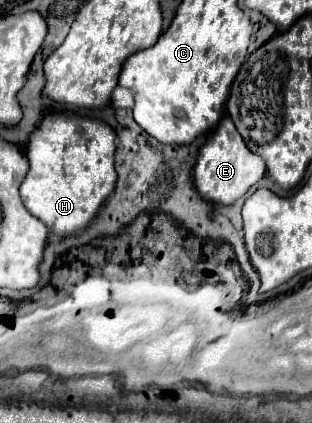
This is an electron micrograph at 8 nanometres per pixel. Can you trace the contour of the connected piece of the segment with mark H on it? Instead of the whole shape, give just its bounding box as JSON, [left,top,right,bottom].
[20,114,116,238]

